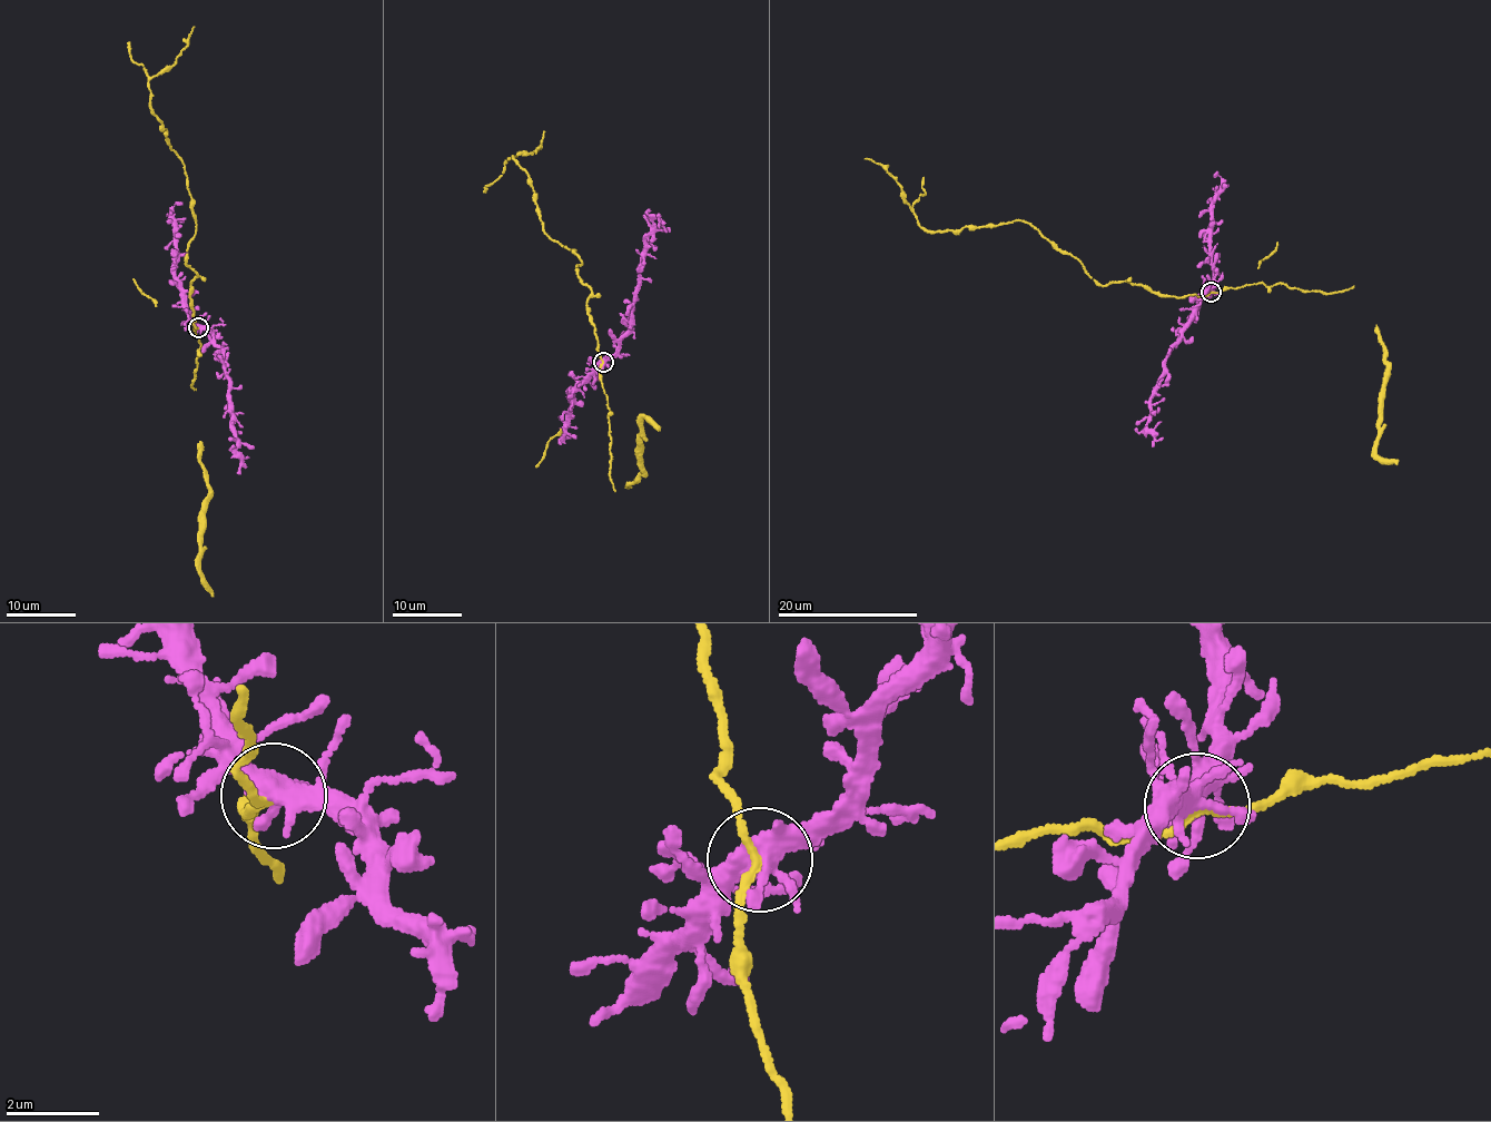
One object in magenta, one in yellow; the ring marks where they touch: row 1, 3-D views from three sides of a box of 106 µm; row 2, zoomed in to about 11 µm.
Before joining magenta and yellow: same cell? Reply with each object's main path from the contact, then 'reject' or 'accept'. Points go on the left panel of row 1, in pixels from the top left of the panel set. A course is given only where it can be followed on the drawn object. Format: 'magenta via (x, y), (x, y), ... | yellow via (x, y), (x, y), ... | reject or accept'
magenta via (198, 326), (211, 333), (216, 346), (221, 348), (238, 473) | yellow via (198, 326), (185, 166), (149, 81), (175, 62), (195, 26) | accept

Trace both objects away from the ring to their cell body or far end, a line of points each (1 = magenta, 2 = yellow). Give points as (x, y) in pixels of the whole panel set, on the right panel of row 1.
1: (1211, 291), (1203, 294), (1183, 340), (1167, 352), (1146, 426), (1153, 436), (1152, 446)
2: (1211, 291), (1169, 296), (1122, 281), (1098, 284), (1079, 262), (1018, 220), (926, 229), (900, 187), (865, 158)

